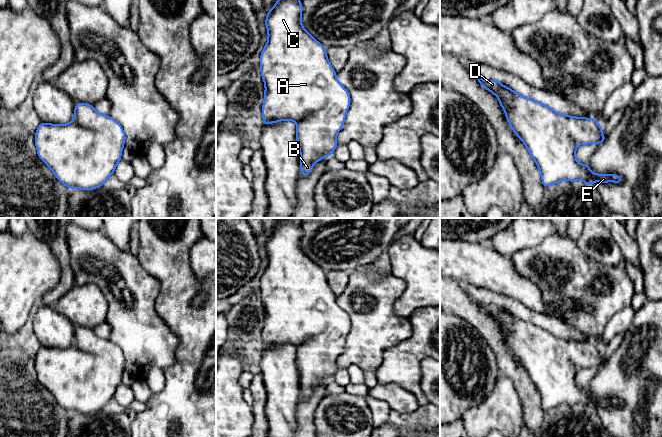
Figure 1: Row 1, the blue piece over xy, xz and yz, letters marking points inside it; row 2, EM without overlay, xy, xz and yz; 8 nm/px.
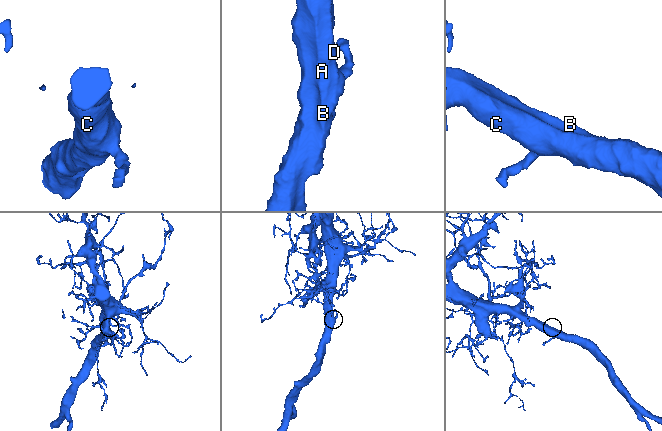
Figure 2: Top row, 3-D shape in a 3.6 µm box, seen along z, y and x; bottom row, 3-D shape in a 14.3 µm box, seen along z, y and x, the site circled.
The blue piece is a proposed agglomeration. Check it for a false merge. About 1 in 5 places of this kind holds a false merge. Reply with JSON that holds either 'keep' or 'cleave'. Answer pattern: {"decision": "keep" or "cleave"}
{"decision": "keep"}

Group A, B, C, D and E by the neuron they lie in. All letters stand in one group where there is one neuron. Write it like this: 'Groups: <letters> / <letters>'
Groups: A B C D E

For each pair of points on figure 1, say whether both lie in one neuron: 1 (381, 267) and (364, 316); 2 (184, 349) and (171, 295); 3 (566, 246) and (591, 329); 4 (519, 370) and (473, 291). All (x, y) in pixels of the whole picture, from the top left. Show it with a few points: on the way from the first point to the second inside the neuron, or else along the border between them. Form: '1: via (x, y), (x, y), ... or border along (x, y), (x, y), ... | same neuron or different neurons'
1: border along (358, 268), (371, 279), (391, 274) | different neurons
2: via (184, 336), (184, 319), (175, 308) | same neuron
3: via (574, 267), (575, 274), (596, 300), (596, 308) | same neuron
4: border along (461, 285), (476, 301) | different neurons

